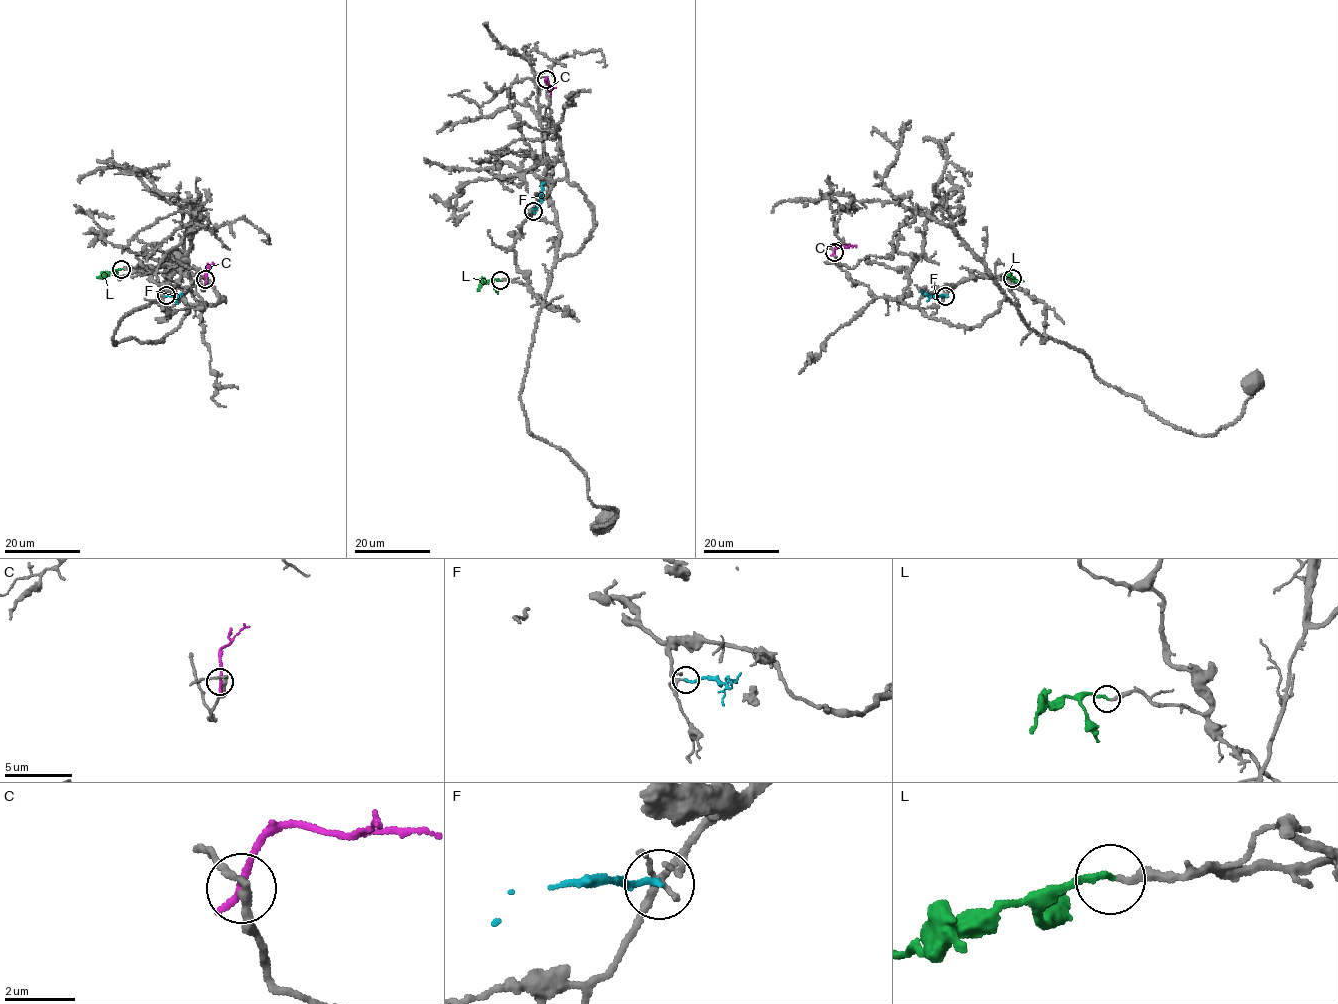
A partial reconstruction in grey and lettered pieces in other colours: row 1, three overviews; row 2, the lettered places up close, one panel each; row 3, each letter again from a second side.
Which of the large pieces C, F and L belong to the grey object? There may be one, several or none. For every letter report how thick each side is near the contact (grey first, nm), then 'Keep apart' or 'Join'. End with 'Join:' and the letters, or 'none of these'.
C: Thickness 280 nm (grey) against 240 nm. Keep apart
F: Thickness 140 nm (grey) against 160 nm. Keep apart
L: Thickness 240 nm (grey) against 200 nm. Join
Join: L

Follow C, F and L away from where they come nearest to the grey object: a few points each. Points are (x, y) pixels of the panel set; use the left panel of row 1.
C: (205, 279), (208, 264)
F: (165, 296), (178, 298), (181, 293)
L: (122, 269), (97, 277)

